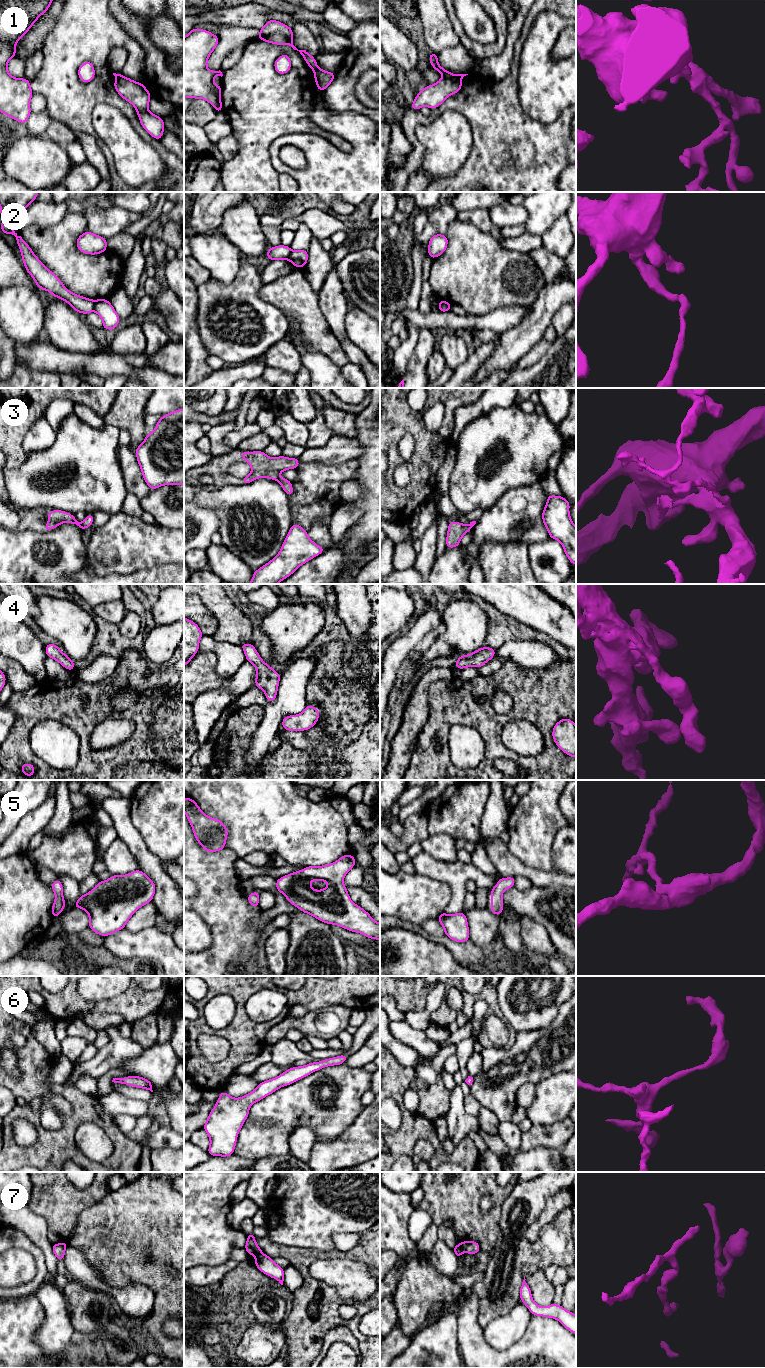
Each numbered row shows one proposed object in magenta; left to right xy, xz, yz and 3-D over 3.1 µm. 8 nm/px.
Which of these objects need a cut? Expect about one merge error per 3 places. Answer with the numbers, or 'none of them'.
1, 2, 3, 7

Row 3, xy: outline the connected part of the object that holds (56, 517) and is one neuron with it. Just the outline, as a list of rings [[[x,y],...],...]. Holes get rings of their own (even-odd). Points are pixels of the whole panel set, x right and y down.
[[[52,510],[47,513],[47,517],[49,521],[44,526],[45,532],[49,531],[50,529],[57,528],[63,522],[75,524],[81,530],[83,530],[82,524],[75,519],[74,515],[68,512],[62,510]]]

